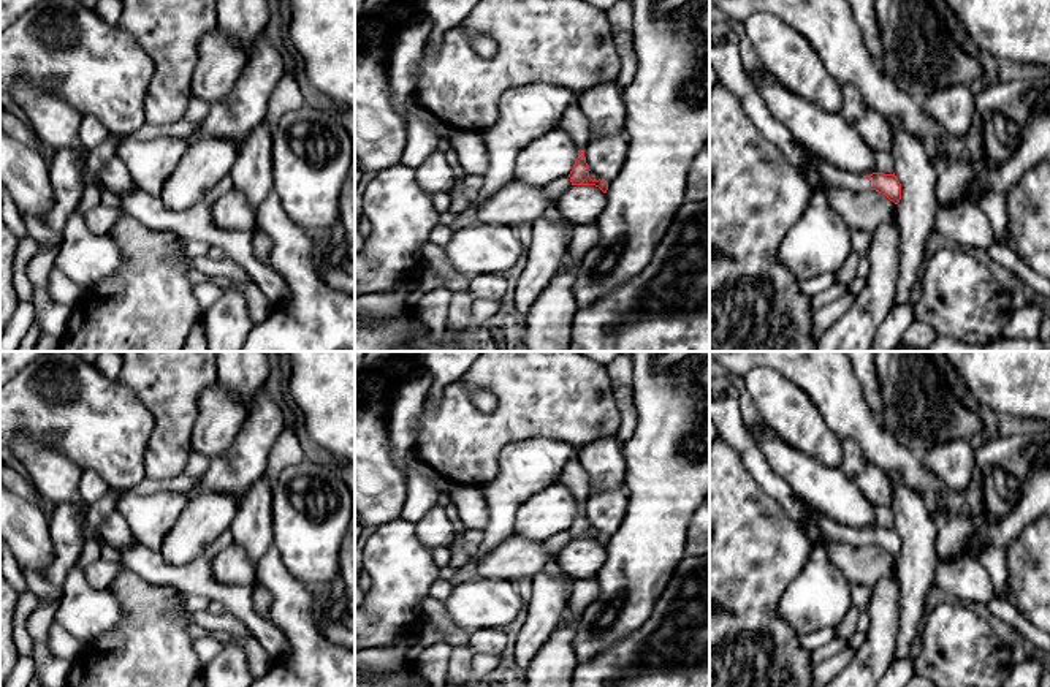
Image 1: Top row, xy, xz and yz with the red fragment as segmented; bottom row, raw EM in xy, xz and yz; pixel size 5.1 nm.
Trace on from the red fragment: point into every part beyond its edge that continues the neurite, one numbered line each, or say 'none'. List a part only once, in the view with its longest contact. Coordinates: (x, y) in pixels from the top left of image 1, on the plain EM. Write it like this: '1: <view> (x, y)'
1: yz (724, 412)

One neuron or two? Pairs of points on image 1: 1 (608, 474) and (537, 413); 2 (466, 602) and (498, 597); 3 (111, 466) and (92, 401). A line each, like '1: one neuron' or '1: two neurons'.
1: two neurons
2: one neuron
3: one neuron

